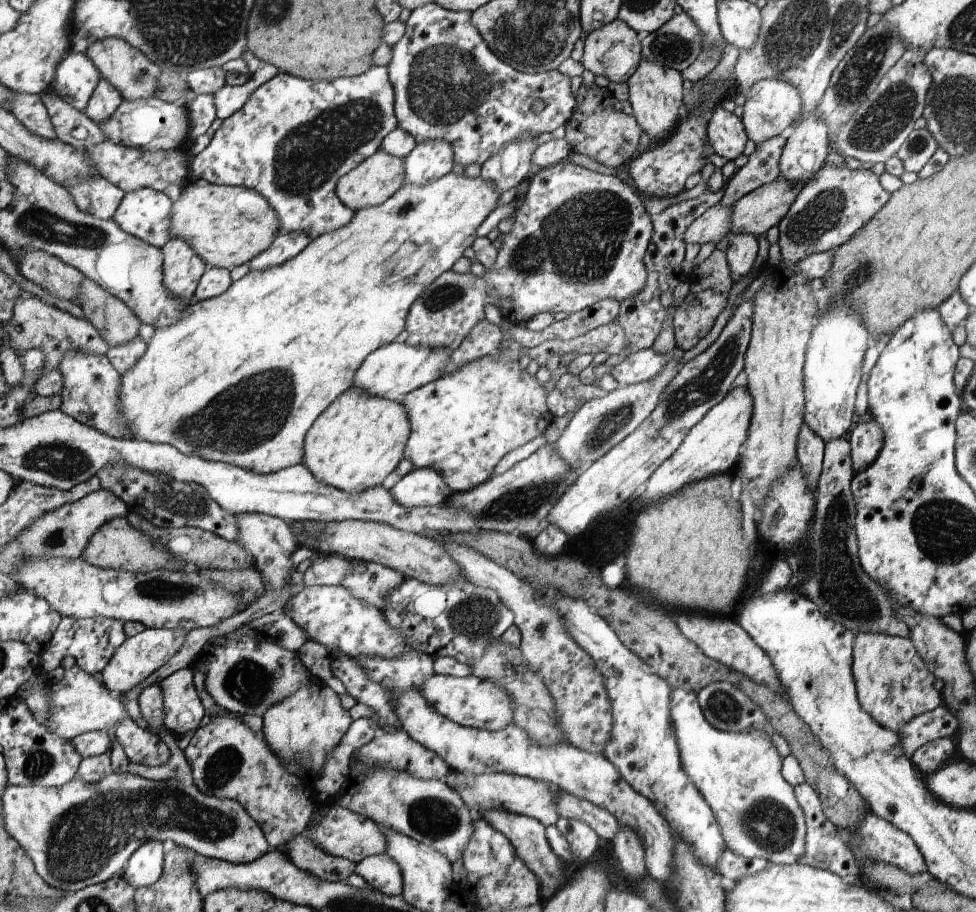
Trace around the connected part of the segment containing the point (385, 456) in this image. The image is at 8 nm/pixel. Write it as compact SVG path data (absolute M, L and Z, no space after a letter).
M352 386L342 397L332 402L311 426L306 436L306 456L302 464L310 469L314 478L320 479L320 482L326 486L334 486L348 494L360 494L363 490L382 486L384 478L398 468L400 461L405 457L410 438L410 415L404 408L402 400L396 402L396 400L372 396Z

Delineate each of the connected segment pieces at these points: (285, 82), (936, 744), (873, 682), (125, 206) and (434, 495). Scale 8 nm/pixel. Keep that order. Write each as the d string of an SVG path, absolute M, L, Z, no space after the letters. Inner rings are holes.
M387 66L372 67L367 73L353 76L352 78L340 77L333 81L312 82L308 79L301 79L288 73L278 73L274 78L262 83L242 109L237 110L231 117L225 118L220 128L215 132L210 144L195 157L192 157L192 176L194 180L204 178L213 185L232 185L248 187L257 190L267 198L272 207L275 207L279 216L279 232L304 233L311 239L324 236L326 233L335 232L342 229L344 225L350 224L355 211L347 207L338 195L338 182L342 180L346 173L350 173L356 166L362 164L367 158L382 148L384 137L388 136L392 130L398 128L399 119L395 115L395 90L390 82Z
M942 737L918 748L910 759L922 772L932 774L950 762L956 750L950 737Z
M858 633L853 644L851 669L863 711L880 726L894 732L901 731L915 716L944 704L941 691L934 687L937 678L926 666L910 638L888 633Z
M150 187L139 188L123 198L112 219L128 234L162 248L173 237L172 205L172 195L166 196Z
M415 468L391 488L391 493L406 510L442 505L452 494L443 475L429 468Z

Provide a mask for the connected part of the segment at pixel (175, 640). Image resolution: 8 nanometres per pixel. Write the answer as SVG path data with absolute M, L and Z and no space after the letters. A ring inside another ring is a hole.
M182 627L179 629L147 628L140 634L127 639L116 649L112 658L102 671L104 684L116 693L124 694L136 685L140 685L151 674L160 670L170 658L172 658L183 645L188 631Z

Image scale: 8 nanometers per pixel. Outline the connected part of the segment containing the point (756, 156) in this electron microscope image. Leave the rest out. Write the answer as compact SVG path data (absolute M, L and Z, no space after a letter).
M776 135L756 143L756 150L749 156L747 164L726 180L722 200L716 205L732 207L749 192L780 177L779 160L786 141L786 135Z

